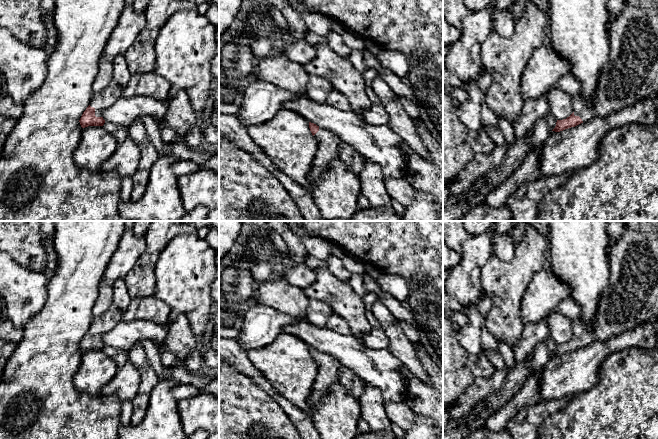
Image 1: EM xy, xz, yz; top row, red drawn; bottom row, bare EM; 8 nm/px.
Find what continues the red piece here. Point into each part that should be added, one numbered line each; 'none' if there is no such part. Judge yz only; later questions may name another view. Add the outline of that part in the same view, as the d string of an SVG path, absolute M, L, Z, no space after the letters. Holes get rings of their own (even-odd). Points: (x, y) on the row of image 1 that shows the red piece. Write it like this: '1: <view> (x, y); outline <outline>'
1: yz (631, 74); outline M625 0L622 12L609 27L609 35L609 61L600 72L594 96L591 99L585 99L579 94L572 96L574 115L579 116L583 123L596 116L605 117L620 111L658 91L658 0Z

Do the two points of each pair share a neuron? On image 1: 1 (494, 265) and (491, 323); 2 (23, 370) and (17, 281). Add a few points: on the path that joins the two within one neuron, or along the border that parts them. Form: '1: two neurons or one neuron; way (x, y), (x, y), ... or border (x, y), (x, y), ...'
1: one neuron; way (495, 279), (498, 283), (498, 309)
2: two neurons; border (39, 310), (23, 327)

